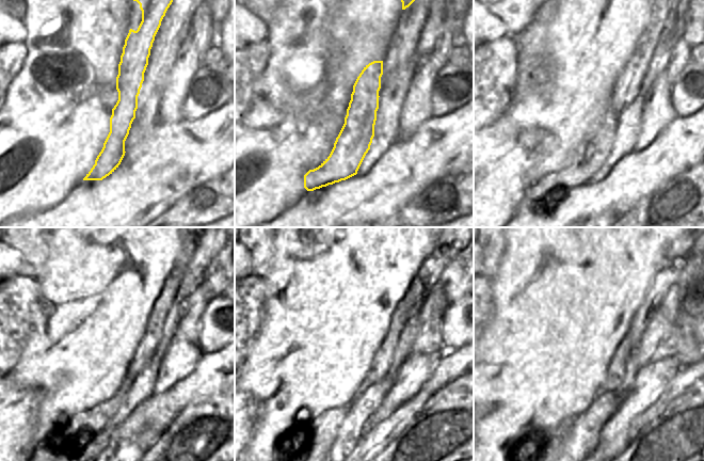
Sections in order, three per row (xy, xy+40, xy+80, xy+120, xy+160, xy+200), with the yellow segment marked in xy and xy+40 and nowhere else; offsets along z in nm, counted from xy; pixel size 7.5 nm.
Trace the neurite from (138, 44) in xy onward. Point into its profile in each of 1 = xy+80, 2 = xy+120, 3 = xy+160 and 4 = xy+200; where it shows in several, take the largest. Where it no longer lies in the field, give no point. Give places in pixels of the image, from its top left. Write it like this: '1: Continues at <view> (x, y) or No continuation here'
1: Continues at xy+80 (592, 155)
2: Continues at xy+120 (84, 425)
3: Continues at xy+160 (325, 426)
4: Continues at xy+200 (563, 430).

